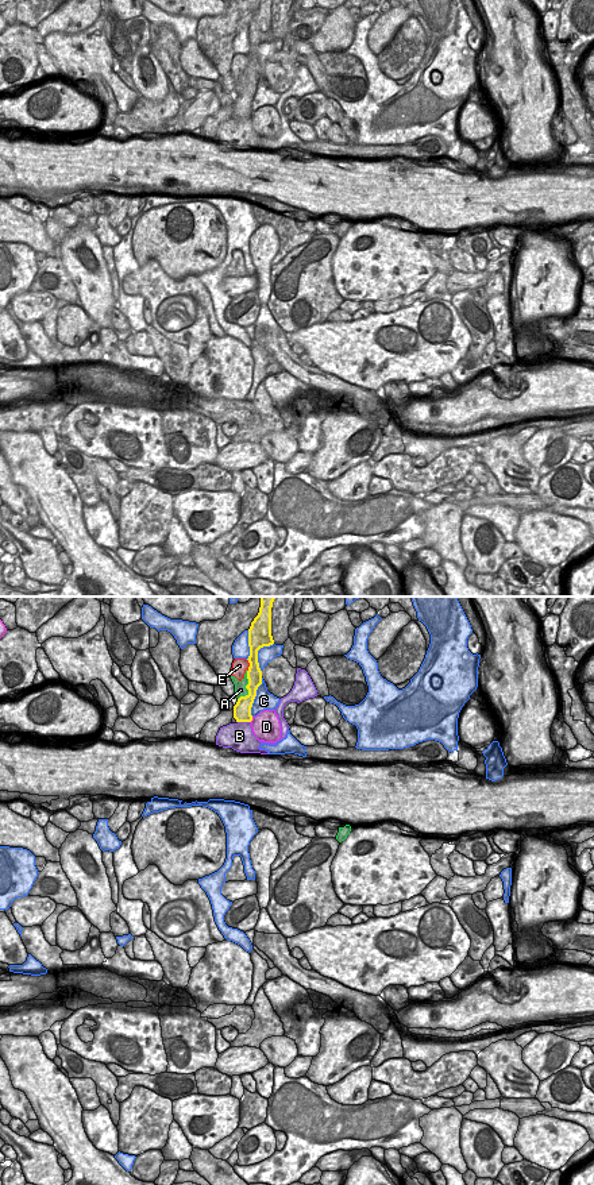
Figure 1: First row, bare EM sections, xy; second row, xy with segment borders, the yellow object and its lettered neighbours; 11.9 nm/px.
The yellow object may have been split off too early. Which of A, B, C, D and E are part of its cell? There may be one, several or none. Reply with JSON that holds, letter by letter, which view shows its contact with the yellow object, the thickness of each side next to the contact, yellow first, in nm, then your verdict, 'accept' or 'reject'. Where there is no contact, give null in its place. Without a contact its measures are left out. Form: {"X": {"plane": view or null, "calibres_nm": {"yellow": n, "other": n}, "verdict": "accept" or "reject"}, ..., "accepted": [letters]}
{"A": {"plane": "xy", "calibres_nm": {"yellow": 190, "other": 140}, "verdict": "reject"}, "B": {"plane": "xy", "calibres_nm": {"yellow": 220, "other": 320}, "verdict": "reject"}, "C": {"plane": "xy", "calibres_nm": {"yellow": 220, "other": 220}, "verdict": "reject"}, "D": {"plane": "xy", "calibres_nm": {"yellow": 220, "other": 340}, "verdict": "reject"}, "E": {"plane": "xy", "calibres_nm": {"yellow": 190, "other": 190}, "verdict": "reject"}, "accepted": []}

